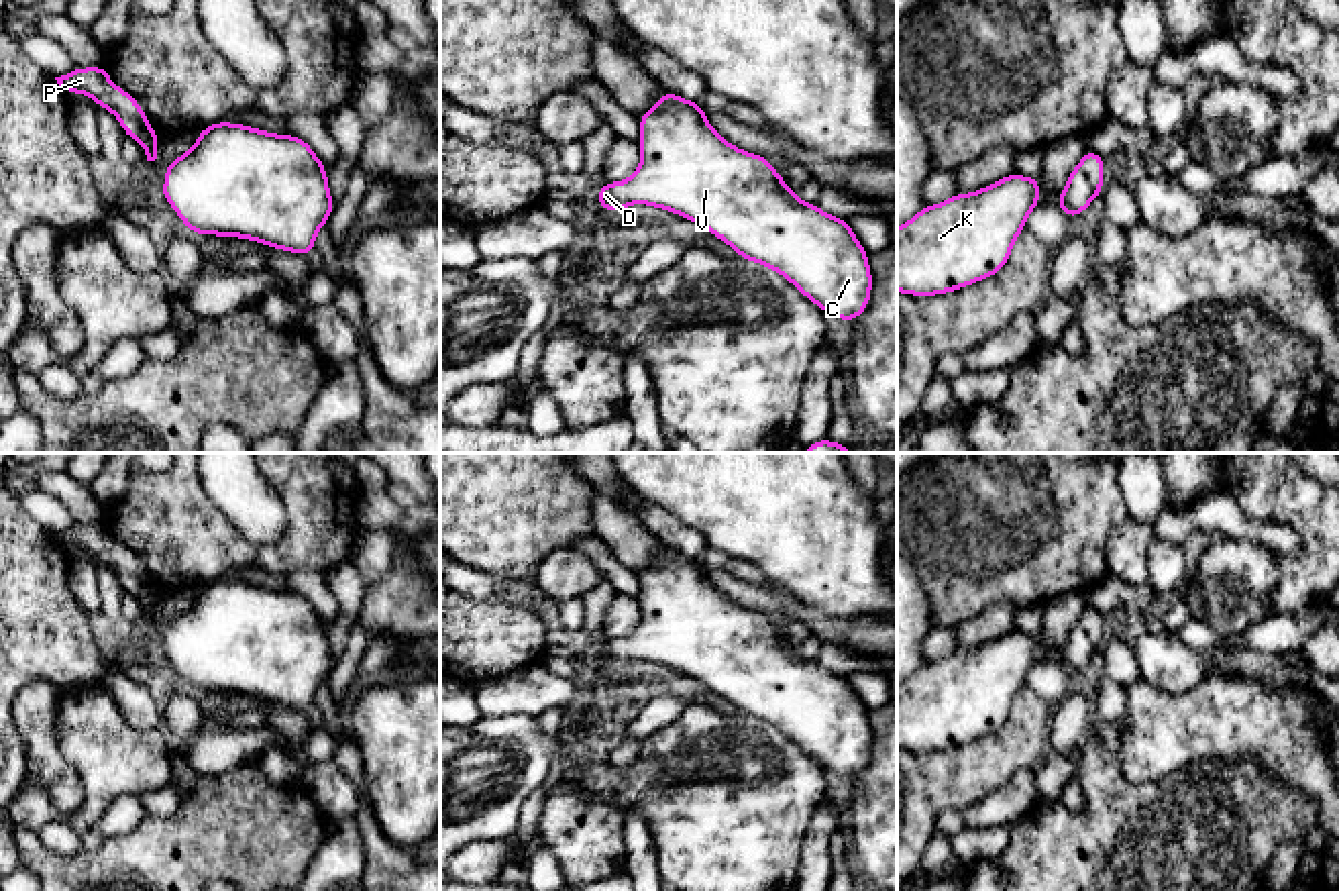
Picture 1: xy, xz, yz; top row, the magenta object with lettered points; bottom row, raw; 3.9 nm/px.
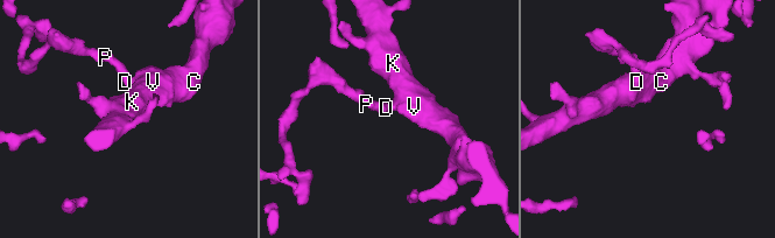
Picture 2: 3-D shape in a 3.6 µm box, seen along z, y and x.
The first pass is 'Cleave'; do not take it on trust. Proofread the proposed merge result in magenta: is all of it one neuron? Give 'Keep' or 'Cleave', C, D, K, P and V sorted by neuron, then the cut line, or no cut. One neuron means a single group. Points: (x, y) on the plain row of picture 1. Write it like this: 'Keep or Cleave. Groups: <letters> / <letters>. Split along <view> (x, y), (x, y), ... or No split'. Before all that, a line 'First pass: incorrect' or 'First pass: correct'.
First pass: incorrect
Keep. Groups: C D K P V. No split

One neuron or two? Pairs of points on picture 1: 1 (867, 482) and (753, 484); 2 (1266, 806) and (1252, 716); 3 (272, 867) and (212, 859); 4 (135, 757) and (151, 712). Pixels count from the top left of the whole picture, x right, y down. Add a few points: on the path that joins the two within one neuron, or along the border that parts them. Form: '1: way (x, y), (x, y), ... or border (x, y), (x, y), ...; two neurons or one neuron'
1: border (848, 474), (859, 490), (875, 498); two neurons
2: border (1213, 759), (1250, 757), (1268, 773), (1301, 792); two neurons
3: way (257, 859), (227, 859); one neuron
4: border (111, 696), (137, 728), (162, 728); two neurons

